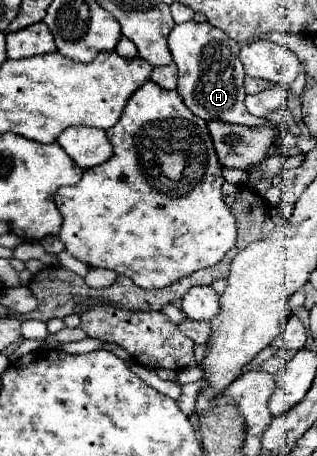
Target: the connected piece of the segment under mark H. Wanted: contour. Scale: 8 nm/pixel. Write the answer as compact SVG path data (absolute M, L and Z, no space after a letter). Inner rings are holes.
M183 22L175 24L169 34L169 50L179 70L177 92L185 106L203 120L219 120L243 126L269 124L267 118L255 118L247 112L245 100L245 70L239 60L239 44L231 40L223 30L209 22Z

